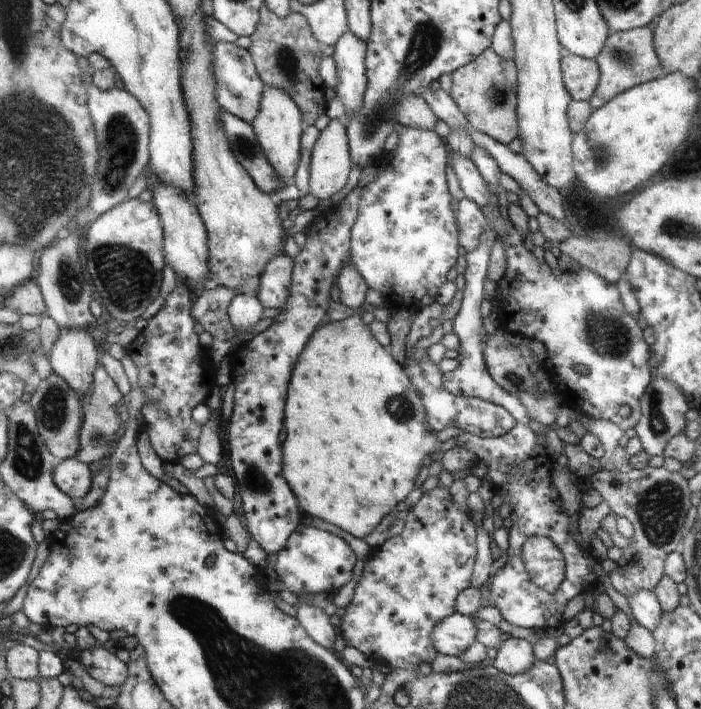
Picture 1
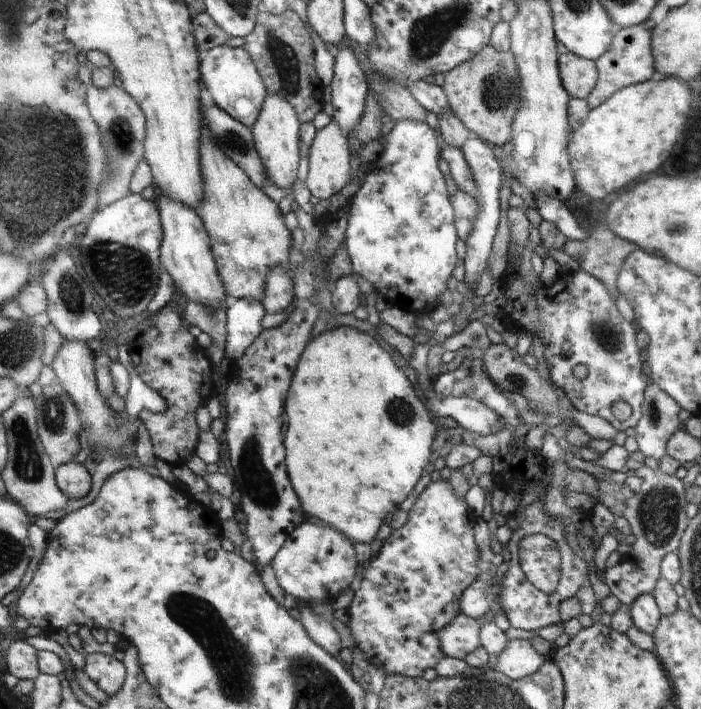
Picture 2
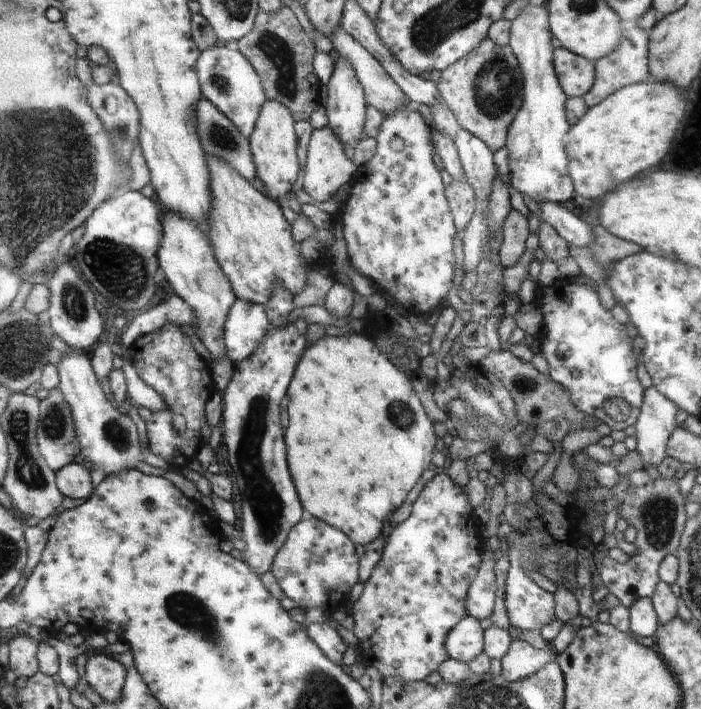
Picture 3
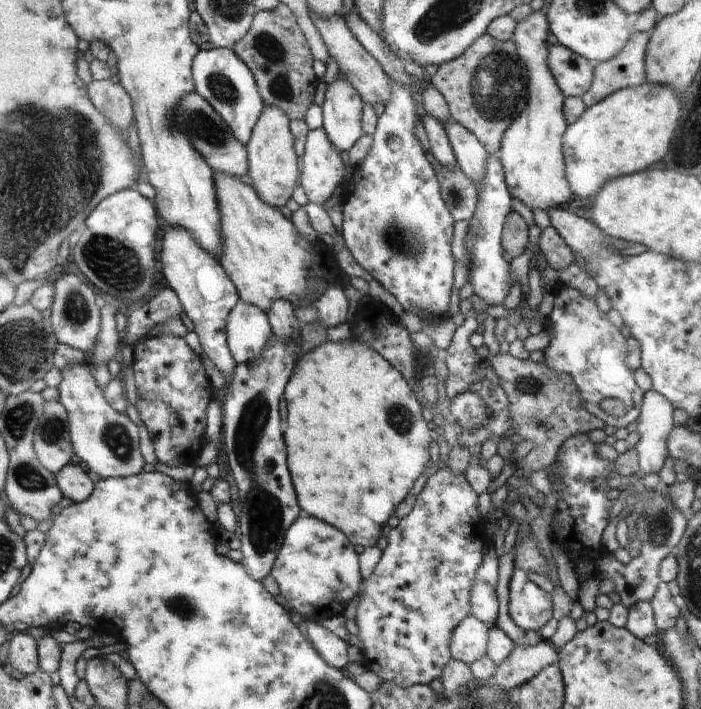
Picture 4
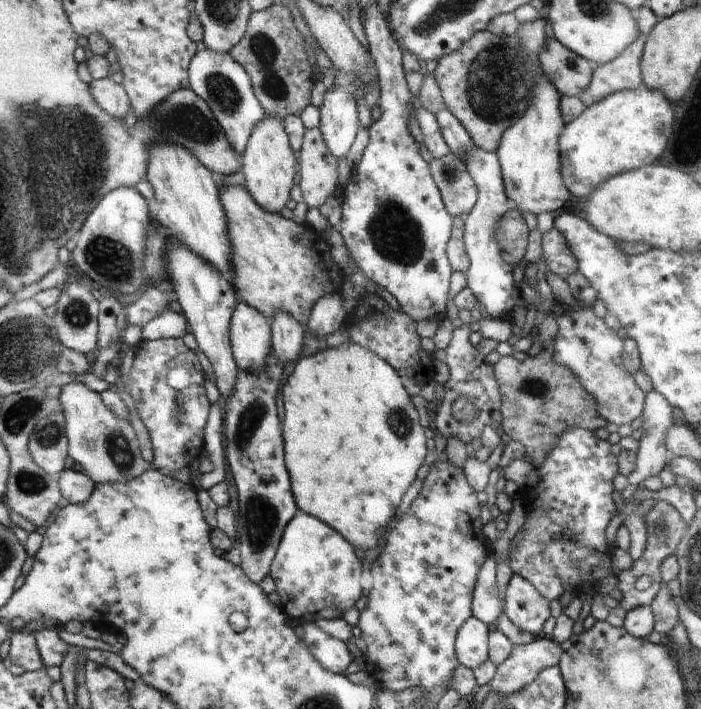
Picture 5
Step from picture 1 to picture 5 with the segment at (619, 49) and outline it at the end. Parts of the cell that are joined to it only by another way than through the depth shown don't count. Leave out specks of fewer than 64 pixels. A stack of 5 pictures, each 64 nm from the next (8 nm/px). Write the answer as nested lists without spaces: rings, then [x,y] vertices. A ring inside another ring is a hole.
[[[638,36],[620,57],[608,64],[596,65],[593,69],[592,84],[579,94],[586,107],[604,101],[609,94],[637,89],[644,83],[641,60],[644,56],[646,37]]]

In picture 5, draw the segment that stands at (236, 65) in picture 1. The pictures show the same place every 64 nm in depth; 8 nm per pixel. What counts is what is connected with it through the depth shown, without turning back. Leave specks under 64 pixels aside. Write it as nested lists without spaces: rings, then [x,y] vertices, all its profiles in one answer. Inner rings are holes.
[[[210,48],[200,51],[194,57],[190,70],[191,88],[210,103],[234,148],[241,157],[244,156],[254,128],[264,120],[267,113],[253,89],[253,81],[248,71],[232,53],[222,54]]]

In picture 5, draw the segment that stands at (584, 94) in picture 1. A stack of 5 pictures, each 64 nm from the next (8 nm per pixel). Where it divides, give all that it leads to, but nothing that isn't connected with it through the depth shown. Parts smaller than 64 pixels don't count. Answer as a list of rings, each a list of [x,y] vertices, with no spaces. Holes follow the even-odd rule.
[[[555,38],[546,41],[538,58],[542,70],[562,95],[578,97],[592,84],[595,65]]]

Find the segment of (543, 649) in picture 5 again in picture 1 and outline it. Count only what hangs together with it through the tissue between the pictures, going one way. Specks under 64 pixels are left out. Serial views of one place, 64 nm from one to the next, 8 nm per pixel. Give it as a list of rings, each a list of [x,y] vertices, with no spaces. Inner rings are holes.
[[[510,636],[497,648],[494,666],[506,674],[520,674],[531,667],[535,660],[533,644],[526,639]]]

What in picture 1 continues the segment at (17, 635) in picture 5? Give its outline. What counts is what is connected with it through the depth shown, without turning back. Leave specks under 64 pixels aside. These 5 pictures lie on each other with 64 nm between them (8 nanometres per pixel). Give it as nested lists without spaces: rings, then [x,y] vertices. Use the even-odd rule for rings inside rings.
[[[19,643],[7,652],[8,668],[19,679],[41,679],[41,656],[36,648]]]

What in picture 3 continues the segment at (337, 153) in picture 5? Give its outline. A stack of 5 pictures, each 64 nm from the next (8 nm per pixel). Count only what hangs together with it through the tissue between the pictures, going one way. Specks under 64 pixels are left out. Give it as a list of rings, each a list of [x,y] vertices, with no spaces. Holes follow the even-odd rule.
[[[342,57],[335,63],[328,83],[328,102],[325,105],[328,127],[343,144],[354,145],[363,137],[366,116],[365,94],[354,67]]]

